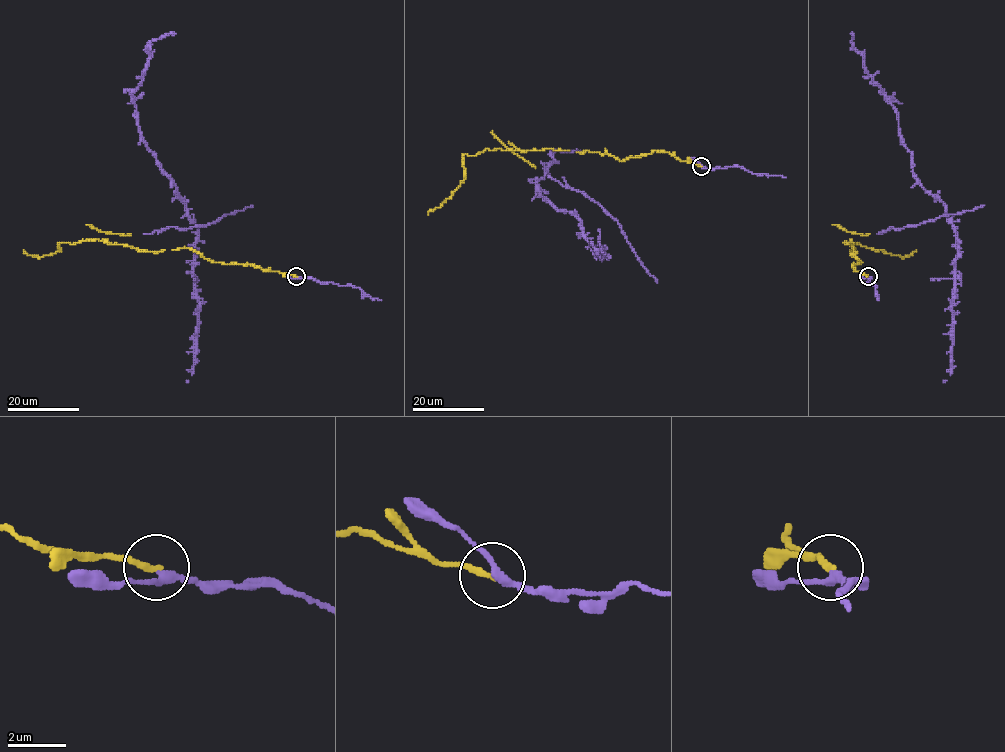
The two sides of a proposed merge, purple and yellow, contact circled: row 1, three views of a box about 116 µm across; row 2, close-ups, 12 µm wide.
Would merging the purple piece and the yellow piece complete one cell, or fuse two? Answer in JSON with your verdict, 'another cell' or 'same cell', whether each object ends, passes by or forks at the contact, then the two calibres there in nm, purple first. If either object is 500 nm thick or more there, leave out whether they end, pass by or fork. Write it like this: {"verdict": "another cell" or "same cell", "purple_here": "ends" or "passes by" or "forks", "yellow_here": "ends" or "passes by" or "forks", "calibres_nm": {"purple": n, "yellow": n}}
{"verdict": "same cell", "purple_here": "passes by", "yellow_here": "ends", "calibres_nm": {"purple": 240, "yellow": 200}}

